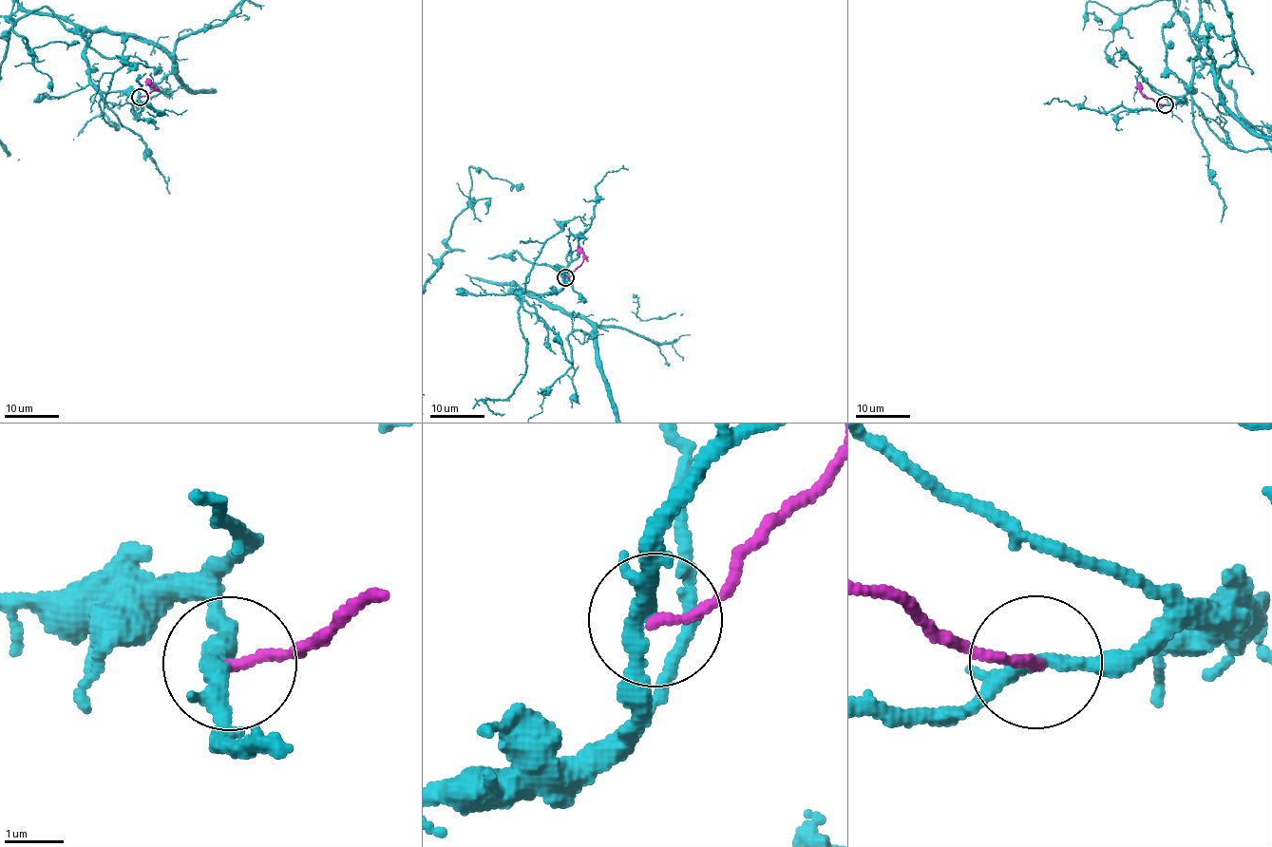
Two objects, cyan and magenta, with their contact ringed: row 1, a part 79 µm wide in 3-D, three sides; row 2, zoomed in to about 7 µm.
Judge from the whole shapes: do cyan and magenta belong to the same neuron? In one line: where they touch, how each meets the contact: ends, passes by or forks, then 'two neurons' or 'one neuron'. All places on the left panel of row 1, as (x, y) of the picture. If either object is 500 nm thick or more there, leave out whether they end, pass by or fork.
at (140, 97); cyan forks there; magenta ends there; two neurons

